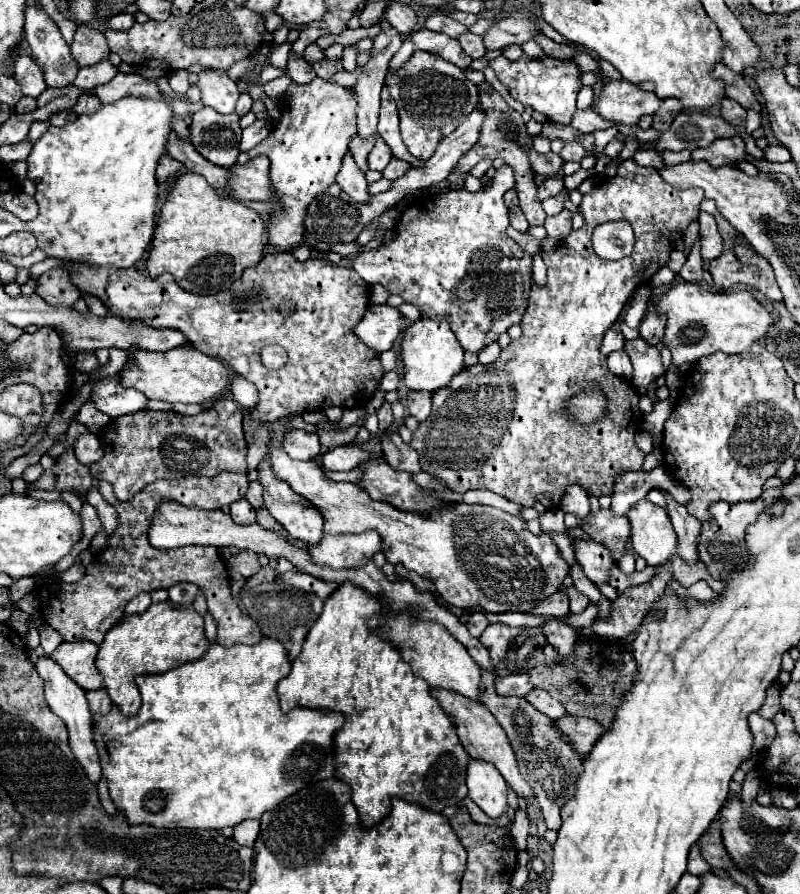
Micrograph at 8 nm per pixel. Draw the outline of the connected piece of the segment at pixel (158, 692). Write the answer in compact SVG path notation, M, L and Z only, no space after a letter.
M264 637L256 645L234 645L234 647L222 647L218 643L212 643L208 653L192 663L184 663L176 669L170 669L166 673L158 675L140 675L138 679L138 689L142 695L142 707L138 715L126 717L120 715L118 705L112 705L108 715L94 715L92 725L94 725L94 745L100 755L100 765L102 773L108 781L110 797L114 805L126 815L130 825L152 825L152 827L162 827L162 829L224 829L224 827L236 827L244 819L260 819L262 813L272 811L280 801L286 797L294 795L302 787L330 779L334 775L334 749L332 749L332 737L334 733L344 725L344 715L334 715L334 711L312 711L312 709L294 709L290 713L282 713L278 707L278 697L276 697L276 683L290 673L290 661L286 657L286 651L282 643L276 643L274 639Z

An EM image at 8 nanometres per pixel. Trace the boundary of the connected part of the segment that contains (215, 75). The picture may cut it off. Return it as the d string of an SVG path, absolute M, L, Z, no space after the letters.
M202 71L198 73L198 89L202 91L202 103L216 109L218 113L232 113L238 101L236 83L220 71Z

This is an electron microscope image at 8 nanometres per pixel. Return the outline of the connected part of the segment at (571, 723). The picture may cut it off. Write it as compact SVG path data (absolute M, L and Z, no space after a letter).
M564 715L564 717L556 719L554 727L564 735L564 739L580 755L588 755L592 751L594 743L604 733L600 723L596 723L596 721L588 719L588 717L572 717L572 715Z

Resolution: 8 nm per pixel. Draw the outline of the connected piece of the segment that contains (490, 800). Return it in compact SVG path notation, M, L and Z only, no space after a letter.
M470 759L466 769L466 787L468 797L492 819L498 819L504 815L508 801L508 785L500 771L482 759Z

